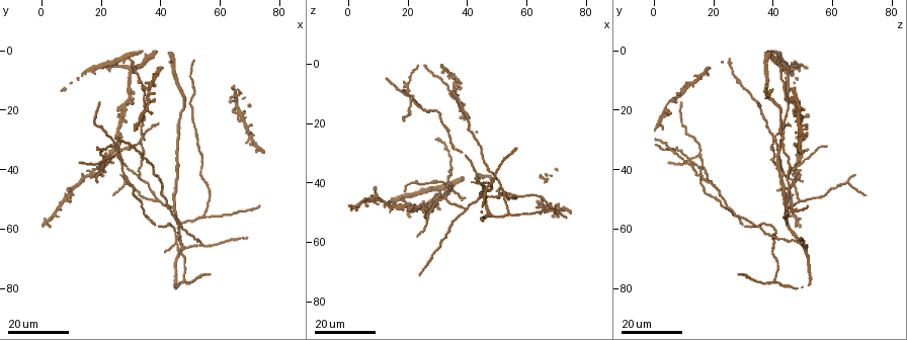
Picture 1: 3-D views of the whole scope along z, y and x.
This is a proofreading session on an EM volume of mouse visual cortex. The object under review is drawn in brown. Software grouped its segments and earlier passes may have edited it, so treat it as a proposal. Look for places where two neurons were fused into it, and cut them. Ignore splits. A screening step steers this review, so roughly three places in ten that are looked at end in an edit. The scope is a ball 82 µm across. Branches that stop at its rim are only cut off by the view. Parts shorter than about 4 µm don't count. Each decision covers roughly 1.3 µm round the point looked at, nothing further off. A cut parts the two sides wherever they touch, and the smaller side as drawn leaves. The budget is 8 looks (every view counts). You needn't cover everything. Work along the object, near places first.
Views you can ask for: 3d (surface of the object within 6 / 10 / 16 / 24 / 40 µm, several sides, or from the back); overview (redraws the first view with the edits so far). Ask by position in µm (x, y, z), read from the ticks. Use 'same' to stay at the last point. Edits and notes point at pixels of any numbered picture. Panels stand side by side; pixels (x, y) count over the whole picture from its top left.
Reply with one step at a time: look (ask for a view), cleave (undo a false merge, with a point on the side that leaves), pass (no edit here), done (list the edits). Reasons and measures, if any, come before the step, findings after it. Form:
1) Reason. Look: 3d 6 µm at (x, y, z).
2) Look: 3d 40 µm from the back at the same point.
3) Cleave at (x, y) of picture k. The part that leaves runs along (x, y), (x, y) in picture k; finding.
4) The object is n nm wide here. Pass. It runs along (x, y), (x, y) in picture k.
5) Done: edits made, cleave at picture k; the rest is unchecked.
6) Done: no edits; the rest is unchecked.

Two arms in line, one across. Look: 3d 24 µm at (54, 56, 44).

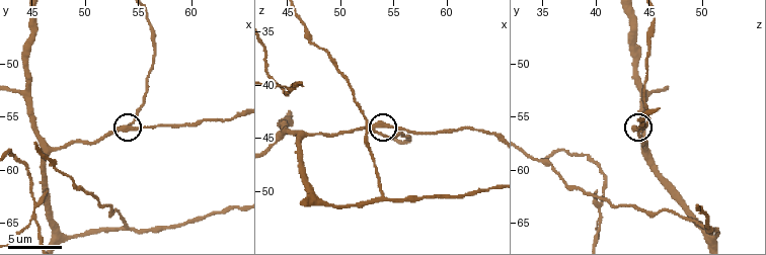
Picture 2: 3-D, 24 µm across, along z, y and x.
Look: 3d 6 µm at (53.0, 56.2, 44.2).

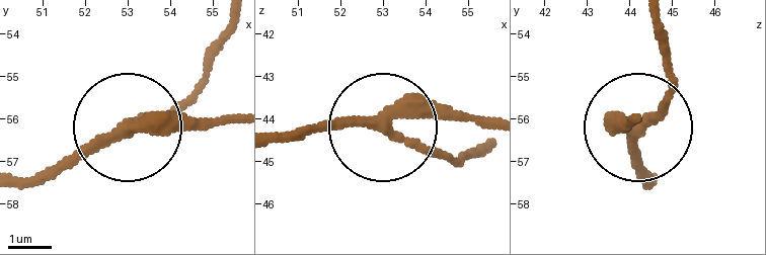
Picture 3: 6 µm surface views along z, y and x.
3 arms meet here. Pass. One neuron here.

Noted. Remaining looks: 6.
Three-way junction. Look: 3d 24 µm at (40, 50, 49).

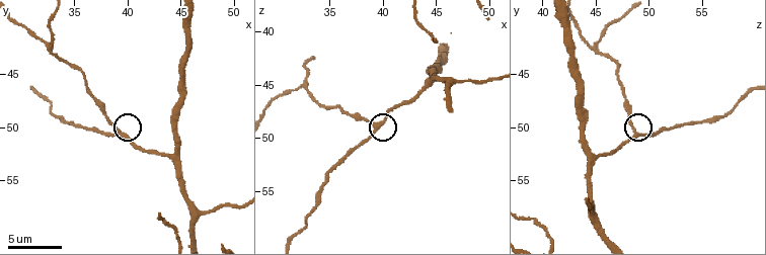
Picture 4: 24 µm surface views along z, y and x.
Look: 3d 10 µm at (39.2, 50.4, 49.0).

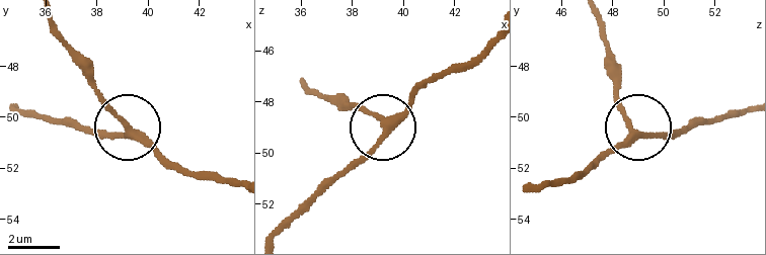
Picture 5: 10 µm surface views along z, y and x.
Pass. It runs along (540, 190), (586, 175), (638, 134), (689, 132) in picture 5; all the same neuron.

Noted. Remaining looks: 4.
Three arms meet. Look: 3d 24 µm at (25, 35, 16).

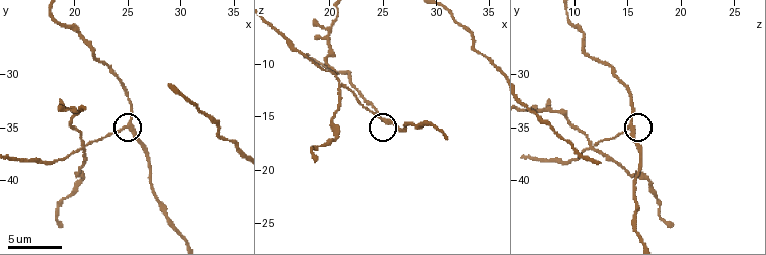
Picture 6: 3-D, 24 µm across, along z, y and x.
Look: 3d 10 µm at (25.2, 34.8, 15.4).

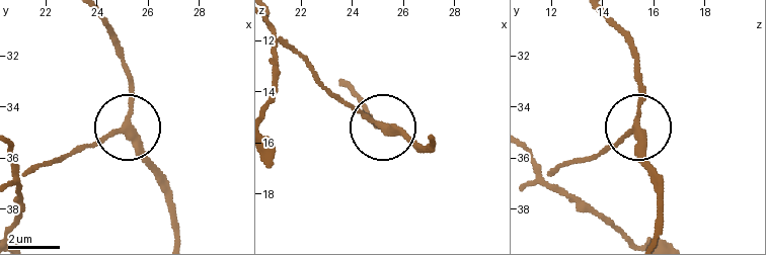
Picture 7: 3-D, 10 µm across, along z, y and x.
The side arm is 21 µm long. Pass. It runs along (173, 235), (169, 183), (134, 131), (115, 129), (65, 157) in picture 7; one neuron here.

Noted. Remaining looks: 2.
Four or more arms meet. Look: 3d 6 µm at (20.8, 37.0, 11.4).

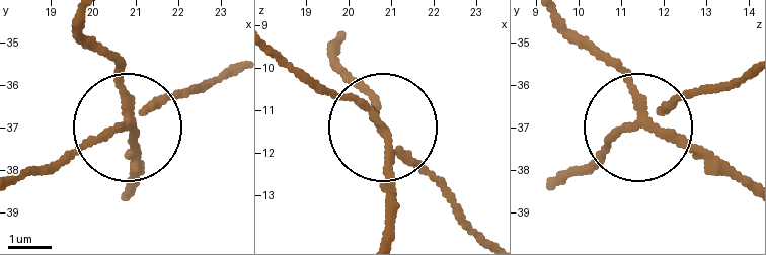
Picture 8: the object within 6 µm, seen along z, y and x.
Cleave at (128, 157) of picture 8. The part that leaves runs along (130, 123), (123, 83), (90, 44), (86, 18) in picture 8; two neurons meet here.

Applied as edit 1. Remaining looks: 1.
Done: edits made, cleave at picture 8; the rest is unchecked.

